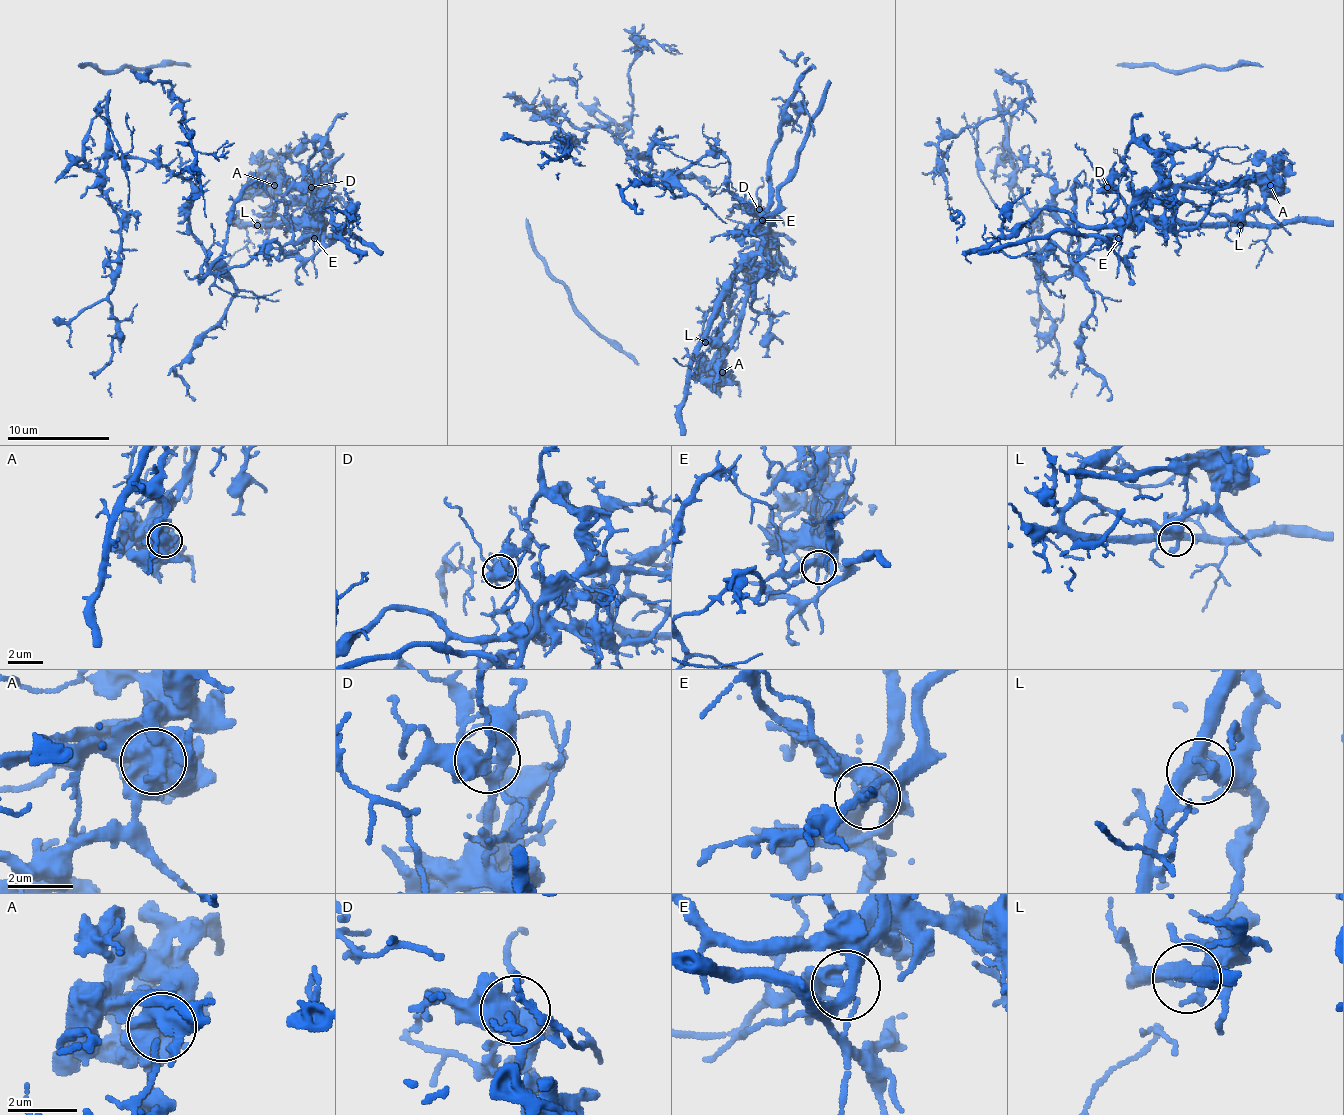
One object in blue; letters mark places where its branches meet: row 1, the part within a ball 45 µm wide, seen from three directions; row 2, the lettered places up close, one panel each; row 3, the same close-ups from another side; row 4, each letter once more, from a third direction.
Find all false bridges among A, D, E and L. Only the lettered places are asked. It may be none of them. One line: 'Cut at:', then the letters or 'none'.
Cut at: A, E

